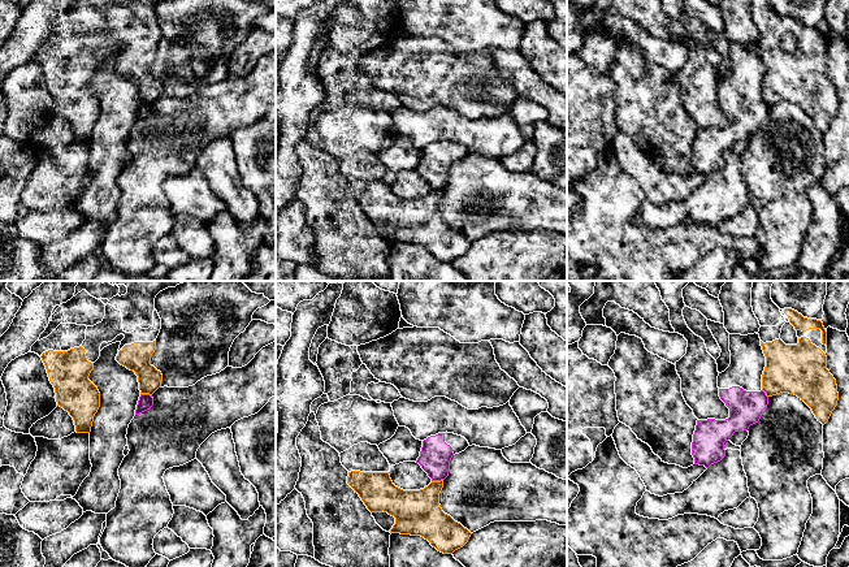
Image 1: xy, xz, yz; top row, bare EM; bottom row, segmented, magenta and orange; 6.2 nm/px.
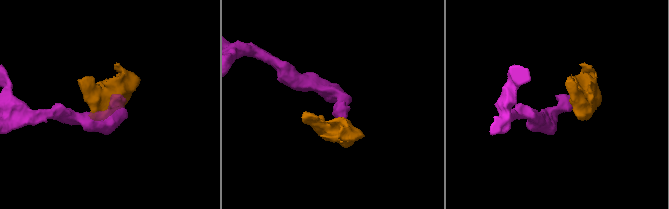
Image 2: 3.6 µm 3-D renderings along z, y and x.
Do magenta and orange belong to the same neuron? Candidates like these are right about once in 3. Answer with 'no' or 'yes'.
no

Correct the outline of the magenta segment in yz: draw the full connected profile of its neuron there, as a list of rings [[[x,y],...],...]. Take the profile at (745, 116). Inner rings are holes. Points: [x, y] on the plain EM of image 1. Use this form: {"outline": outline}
{"outline": [[[729,43],[729,60],[731,73],[718,85],[719,105],[729,117],[729,126],[725,129],[697,129],[693,143],[692,164],[694,173],[705,174],[706,177],[724,166],[724,151],[728,150],[735,140],[748,139],[750,134],[758,131],[768,113],[768,105],[762,99],[766,65],[761,55],[759,43]]]}

